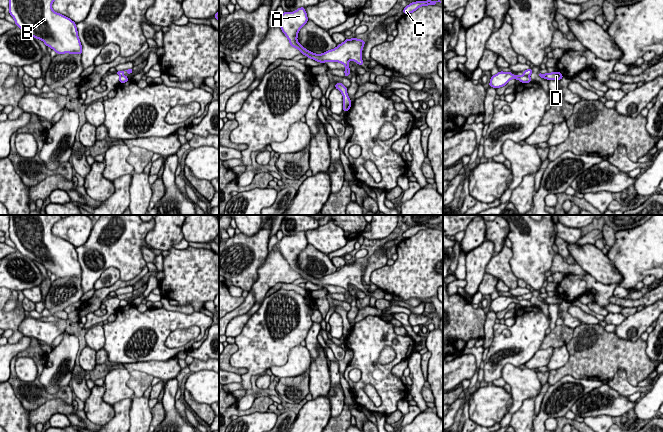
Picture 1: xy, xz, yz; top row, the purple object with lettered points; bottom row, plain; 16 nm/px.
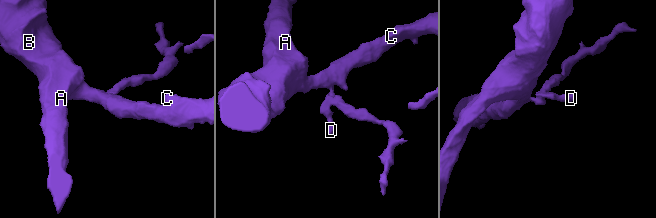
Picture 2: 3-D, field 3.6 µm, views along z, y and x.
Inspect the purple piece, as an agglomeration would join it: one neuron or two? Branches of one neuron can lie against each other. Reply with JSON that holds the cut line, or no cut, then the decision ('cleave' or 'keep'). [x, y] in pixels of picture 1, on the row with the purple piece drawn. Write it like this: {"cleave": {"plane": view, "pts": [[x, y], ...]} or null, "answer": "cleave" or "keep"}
{"cleave": {"plane": "yz", "pts": [[523, 75], [528, 76]]}, "answer": "cleave"}

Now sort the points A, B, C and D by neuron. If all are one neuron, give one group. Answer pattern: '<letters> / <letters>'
A B C / D

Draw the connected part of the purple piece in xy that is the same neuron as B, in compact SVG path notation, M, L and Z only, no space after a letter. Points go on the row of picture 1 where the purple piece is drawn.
M9 0L9 13L25 33L42 40L57 54L82 53L76 23L52 9L54 0Z

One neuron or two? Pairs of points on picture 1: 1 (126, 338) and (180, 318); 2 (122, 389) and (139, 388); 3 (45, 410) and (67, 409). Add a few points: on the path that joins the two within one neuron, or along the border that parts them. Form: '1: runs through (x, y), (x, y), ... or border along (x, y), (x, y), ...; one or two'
1: runs through (139, 327), (153, 326), (159, 322), (167, 321); one
2: border along (129, 372), (130, 378), (127, 385), (134, 393); two
3: runs through (50, 408), (62, 408); one

